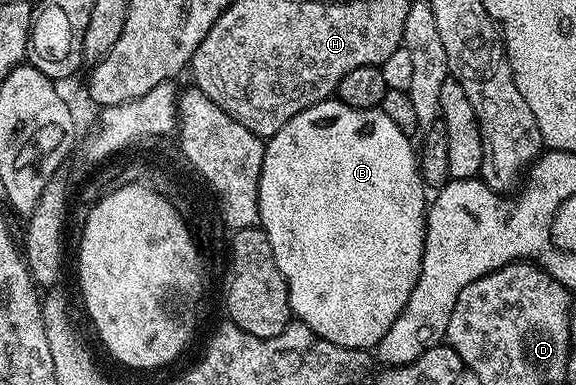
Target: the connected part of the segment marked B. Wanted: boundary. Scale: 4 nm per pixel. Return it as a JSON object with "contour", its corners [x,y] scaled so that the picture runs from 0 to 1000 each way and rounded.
{"contour":[[[583,252],[563,257],[559,268],[526,283],[484,345],[465,353],[460,371],[460,416],[450,470],[450,543],[453,545],[451,587],[458,590],[470,626],[470,647],[477,657],[477,678],[484,688],[484,709],[498,730],[502,790],[510,821],[531,839],[549,870],[575,886],[590,901],[653,904],[656,886],[686,844],[686,823],[700,813],[700,792],[707,792],[707,771],[714,771],[714,751],[720,751],[720,730],[727,730],[727,699],[734,678],[738,644],[738,564],[741,556],[741,488],[731,470],[731,442],[724,436],[726,395],[714,374],[712,353],[700,345],[681,319],[679,304],[658,283],[616,283],[592,265]]]}

